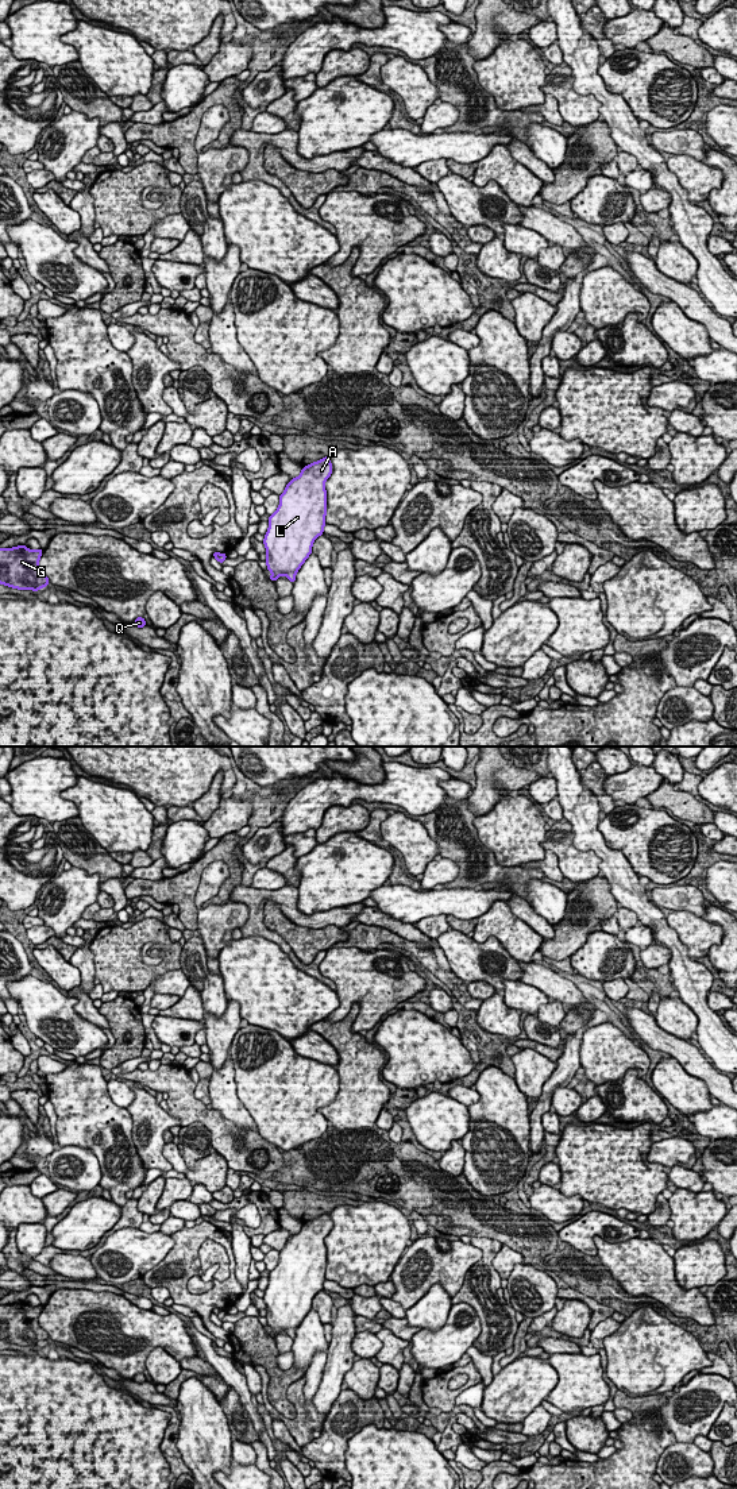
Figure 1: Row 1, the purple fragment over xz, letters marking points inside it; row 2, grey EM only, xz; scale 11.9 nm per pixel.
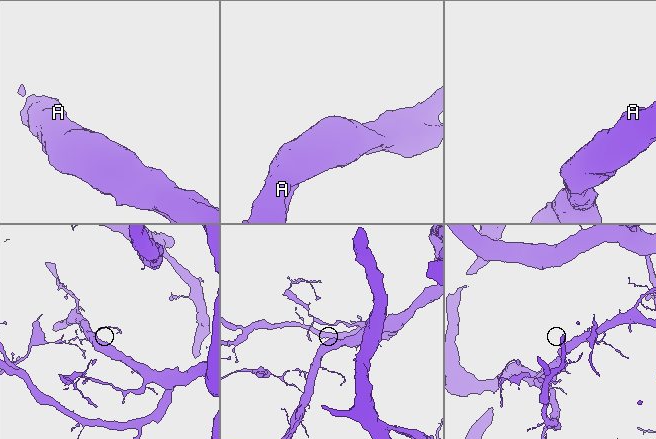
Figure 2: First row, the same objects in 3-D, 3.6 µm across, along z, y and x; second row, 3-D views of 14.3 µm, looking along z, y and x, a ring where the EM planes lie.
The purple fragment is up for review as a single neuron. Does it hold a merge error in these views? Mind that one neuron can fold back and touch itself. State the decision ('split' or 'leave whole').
split

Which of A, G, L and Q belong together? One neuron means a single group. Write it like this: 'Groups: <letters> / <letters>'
Groups: A L / G Q

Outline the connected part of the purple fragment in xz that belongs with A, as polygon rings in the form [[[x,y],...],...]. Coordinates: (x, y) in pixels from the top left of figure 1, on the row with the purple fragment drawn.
[[[329,456],[302,467],[301,474],[290,479],[285,491],[279,495],[278,509],[269,517],[269,529],[265,535],[266,566],[273,574],[270,580],[275,582],[281,575],[294,583],[296,574],[312,553],[313,541],[324,533],[327,514],[325,481],[332,474]]]

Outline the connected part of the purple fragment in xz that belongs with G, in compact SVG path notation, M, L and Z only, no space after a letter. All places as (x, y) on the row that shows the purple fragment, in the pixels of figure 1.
M26 545L0 548L0 583L38 591L49 585L49 578L39 570L43 549L32 551Z

